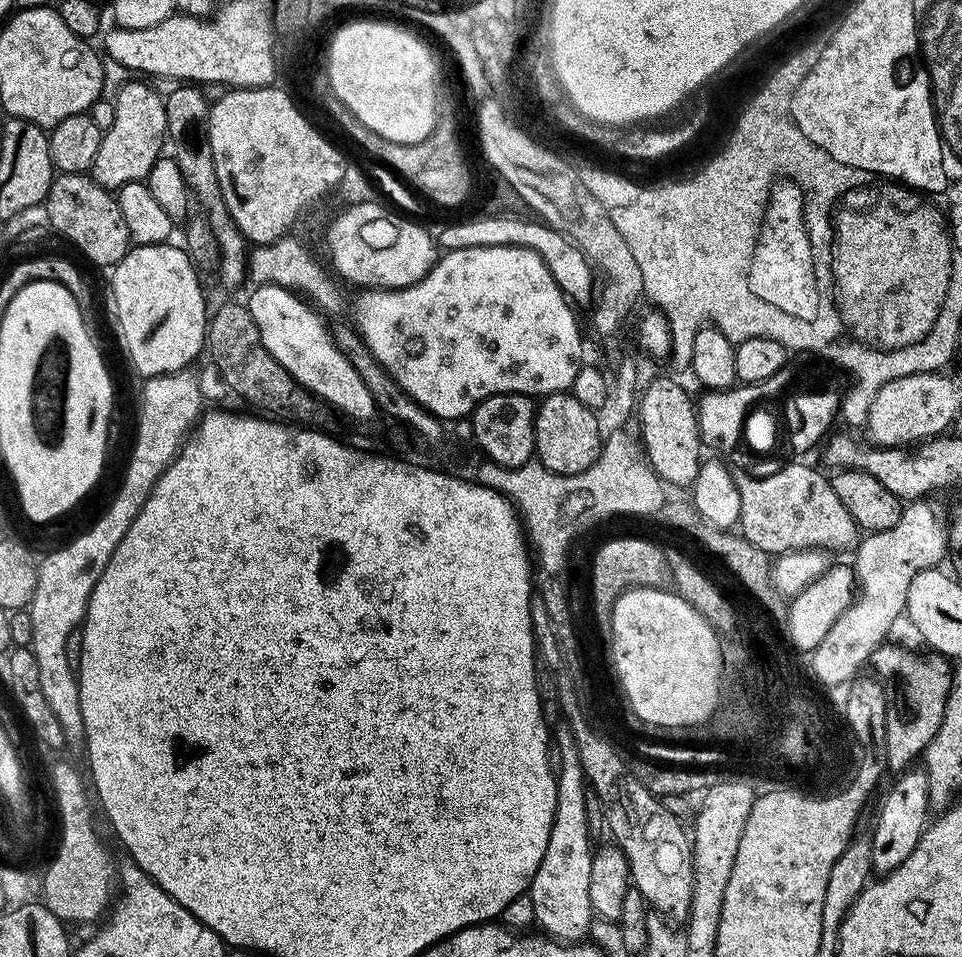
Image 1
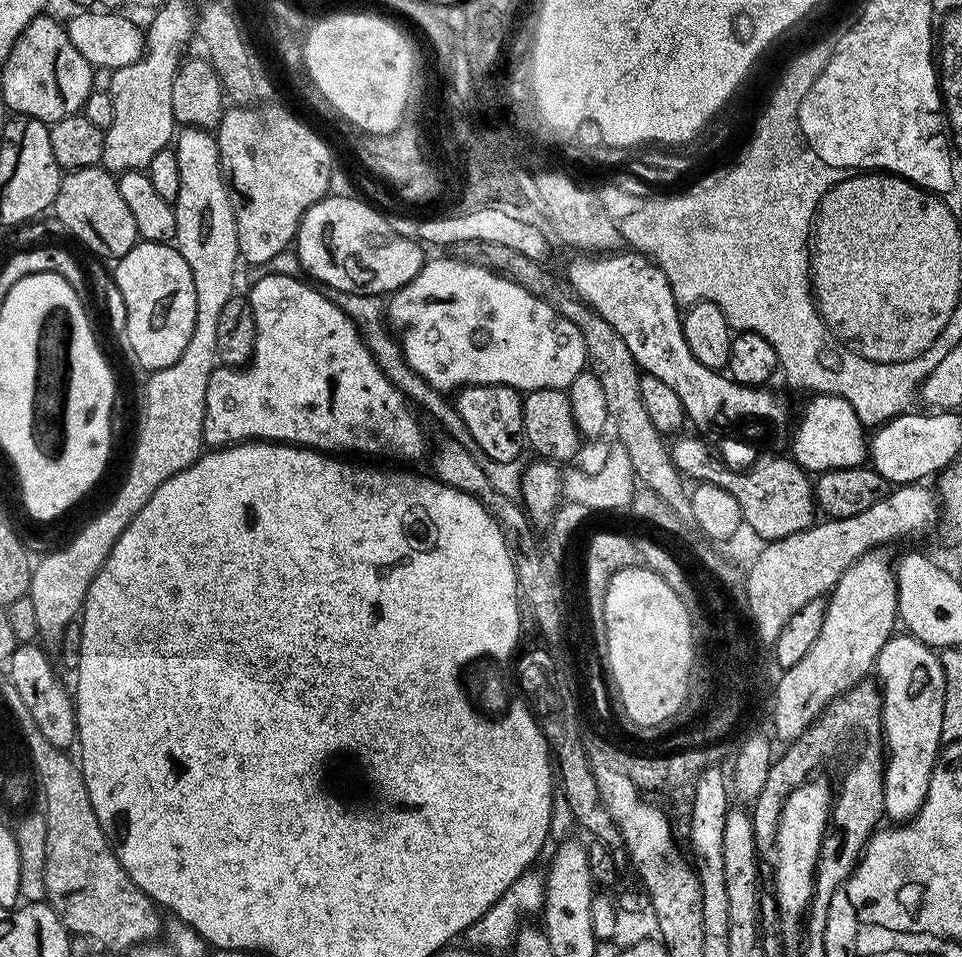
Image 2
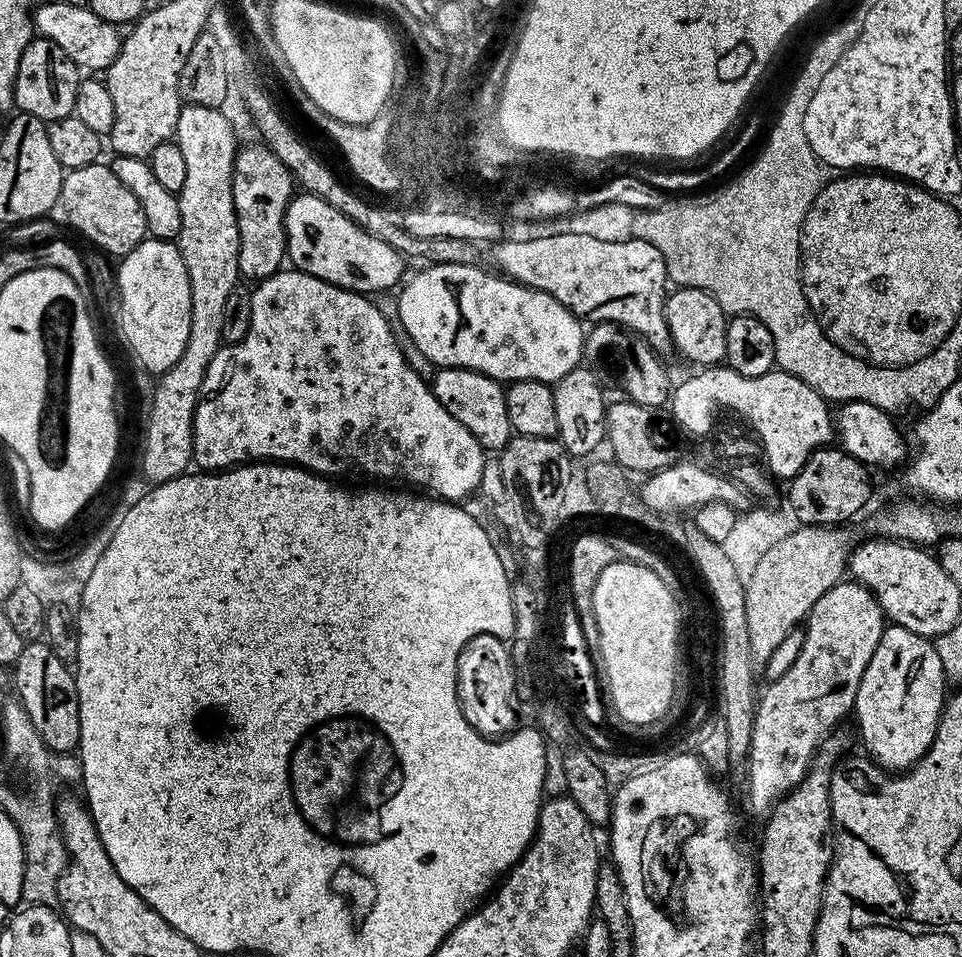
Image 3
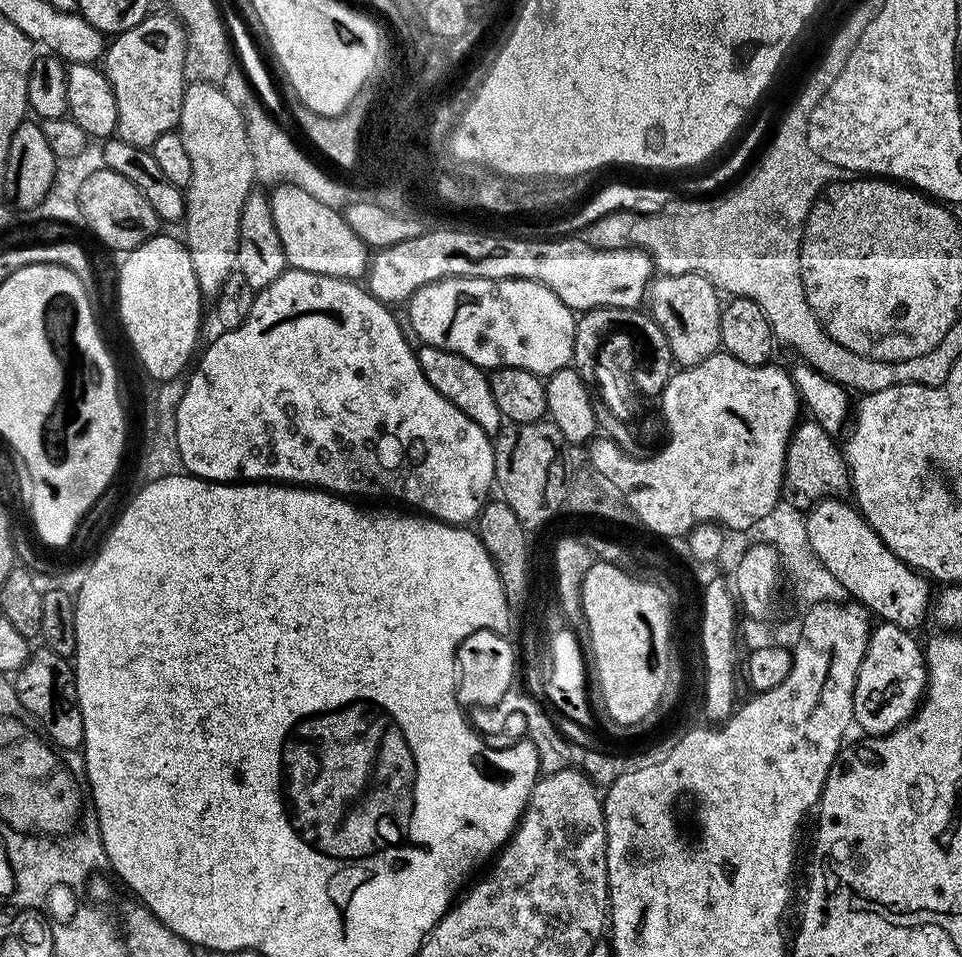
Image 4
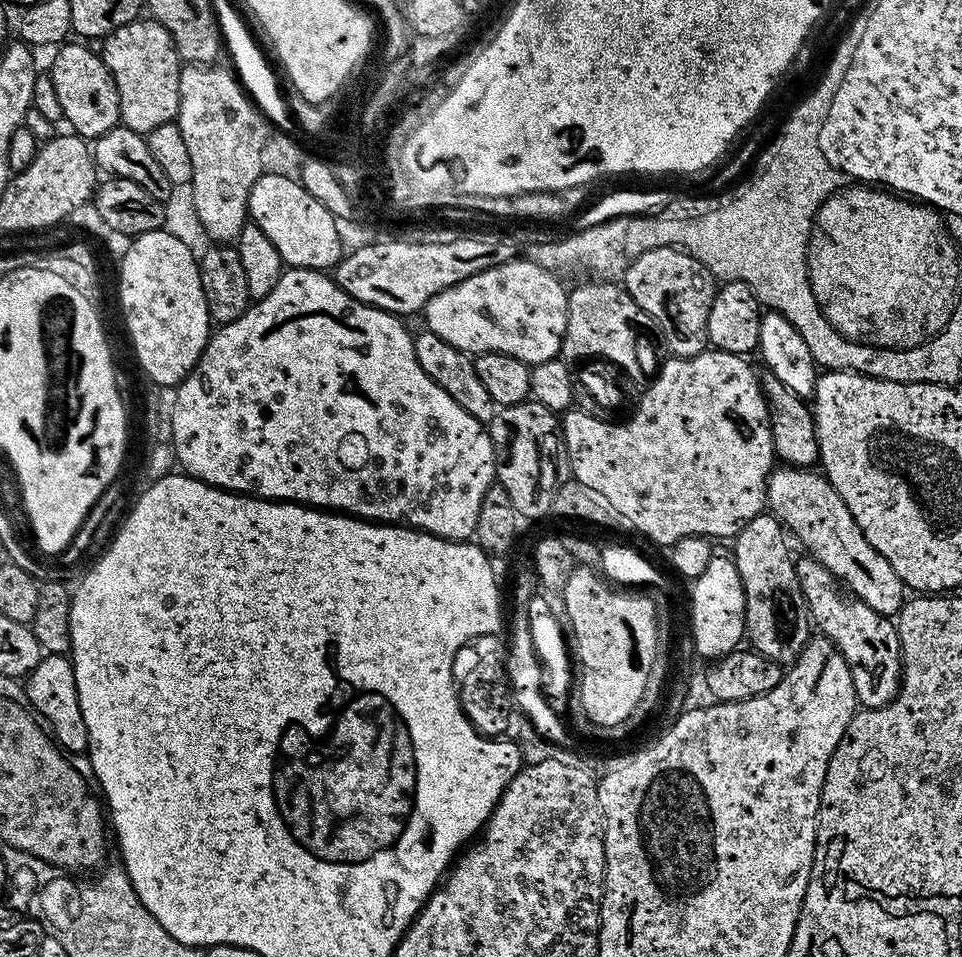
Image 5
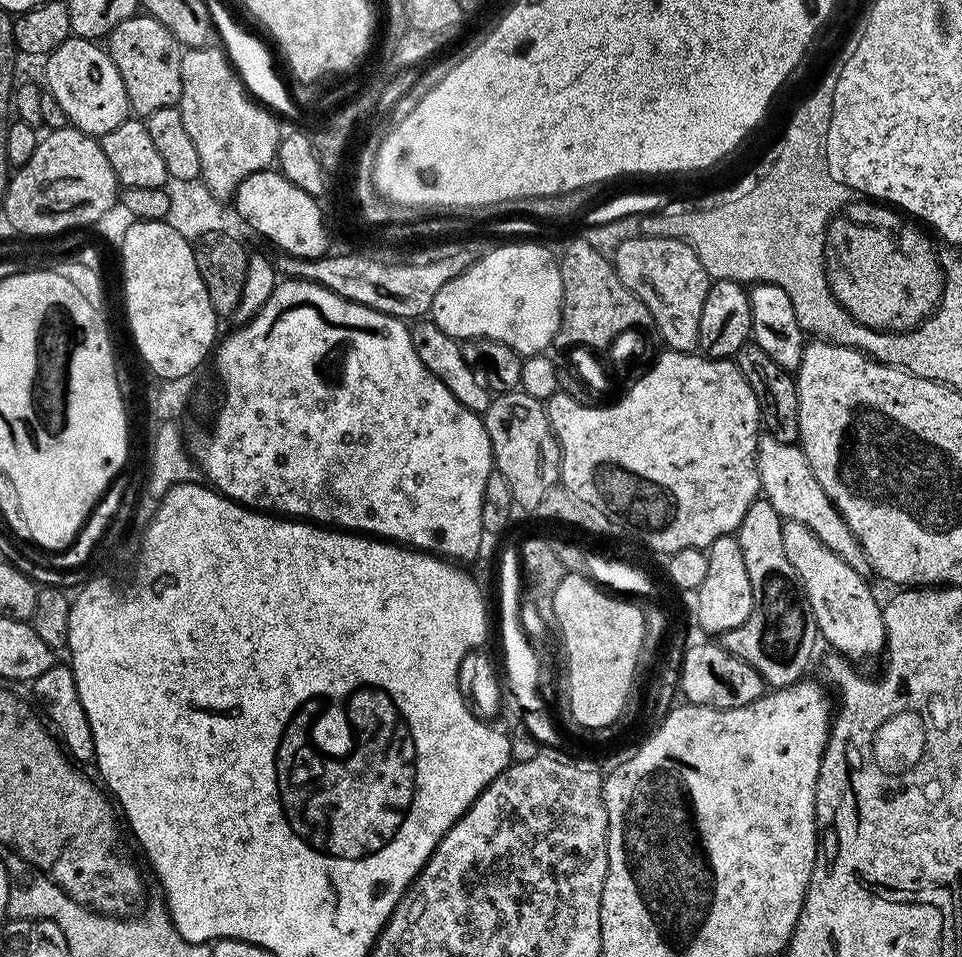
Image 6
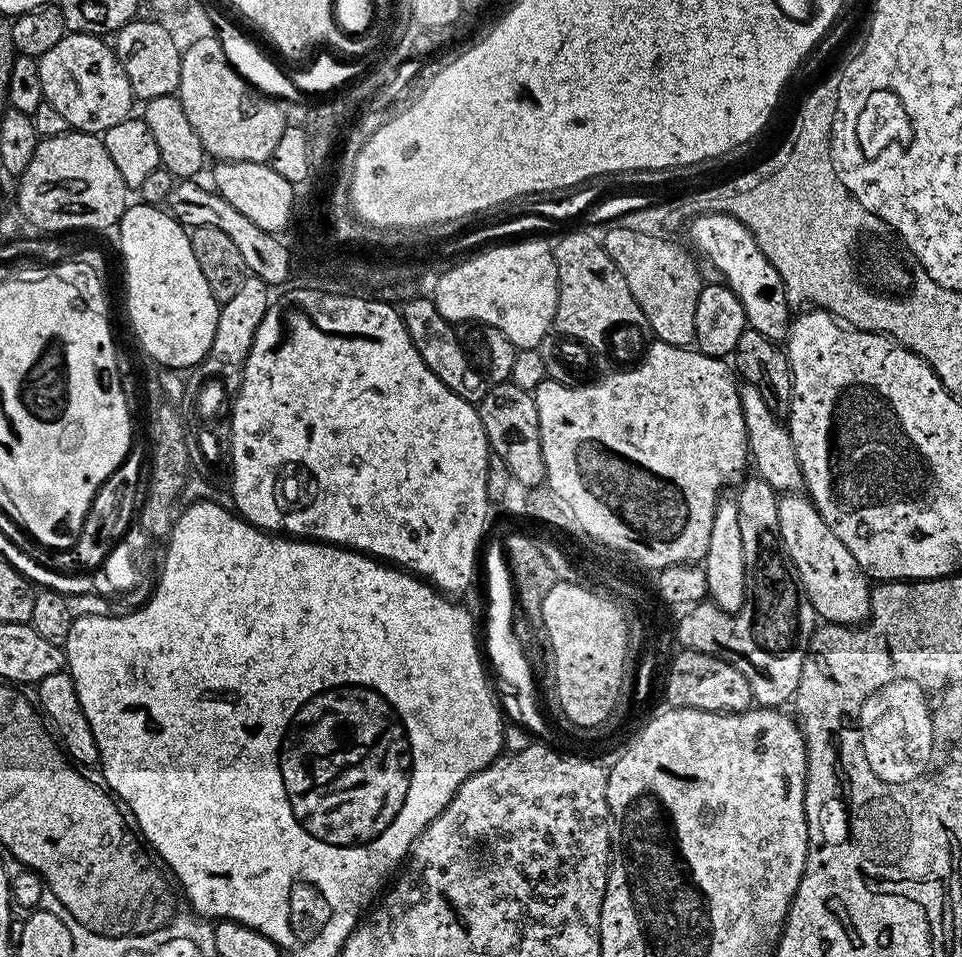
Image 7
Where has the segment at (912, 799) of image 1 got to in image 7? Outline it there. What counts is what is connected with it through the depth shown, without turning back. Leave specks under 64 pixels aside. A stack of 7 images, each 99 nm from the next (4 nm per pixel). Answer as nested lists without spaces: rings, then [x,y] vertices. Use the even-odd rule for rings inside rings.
[[[802,494],[781,495],[778,499],[778,522],[784,553],[794,562],[800,584],[804,588],[806,598],[810,598],[810,606],[814,606],[817,617],[829,624],[863,625],[872,610],[873,589],[870,587],[869,577],[865,576],[858,562],[854,562],[854,554],[850,554],[850,550],[842,546],[842,538],[836,537],[834,530],[826,526],[826,522],[820,517],[811,500]]]

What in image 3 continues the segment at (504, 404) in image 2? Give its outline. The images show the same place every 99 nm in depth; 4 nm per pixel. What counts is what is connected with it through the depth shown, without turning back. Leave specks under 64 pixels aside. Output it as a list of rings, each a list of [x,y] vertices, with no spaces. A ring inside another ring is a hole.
[[[436,368],[430,387],[434,398],[450,410],[450,418],[458,418],[458,422],[474,434],[485,453],[498,454],[510,443],[514,433],[510,410],[506,406],[506,388],[501,381],[469,368]]]

